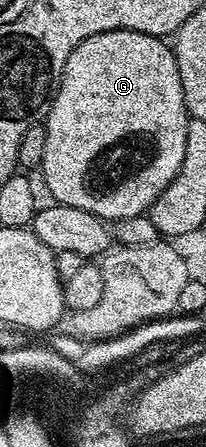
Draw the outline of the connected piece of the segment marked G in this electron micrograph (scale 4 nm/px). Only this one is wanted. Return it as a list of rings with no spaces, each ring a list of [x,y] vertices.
[[[115,29],[94,35],[78,47],[66,59],[64,74],[60,80],[60,88],[55,97],[52,98],[52,105],[48,109],[48,116],[44,130],[46,131],[46,155],[42,166],[44,173],[44,185],[53,202],[70,207],[82,207],[82,211],[90,211],[98,215],[106,223],[125,221],[131,217],[142,217],[151,209],[154,199],[166,191],[166,187],[174,178],[179,175],[180,168],[184,166],[186,155],[186,131],[190,116],[186,103],[183,101],[182,79],[179,78],[178,63],[173,53],[173,46],[167,40],[155,37],[154,35],[142,35],[142,31],[130,31],[129,29]]]

